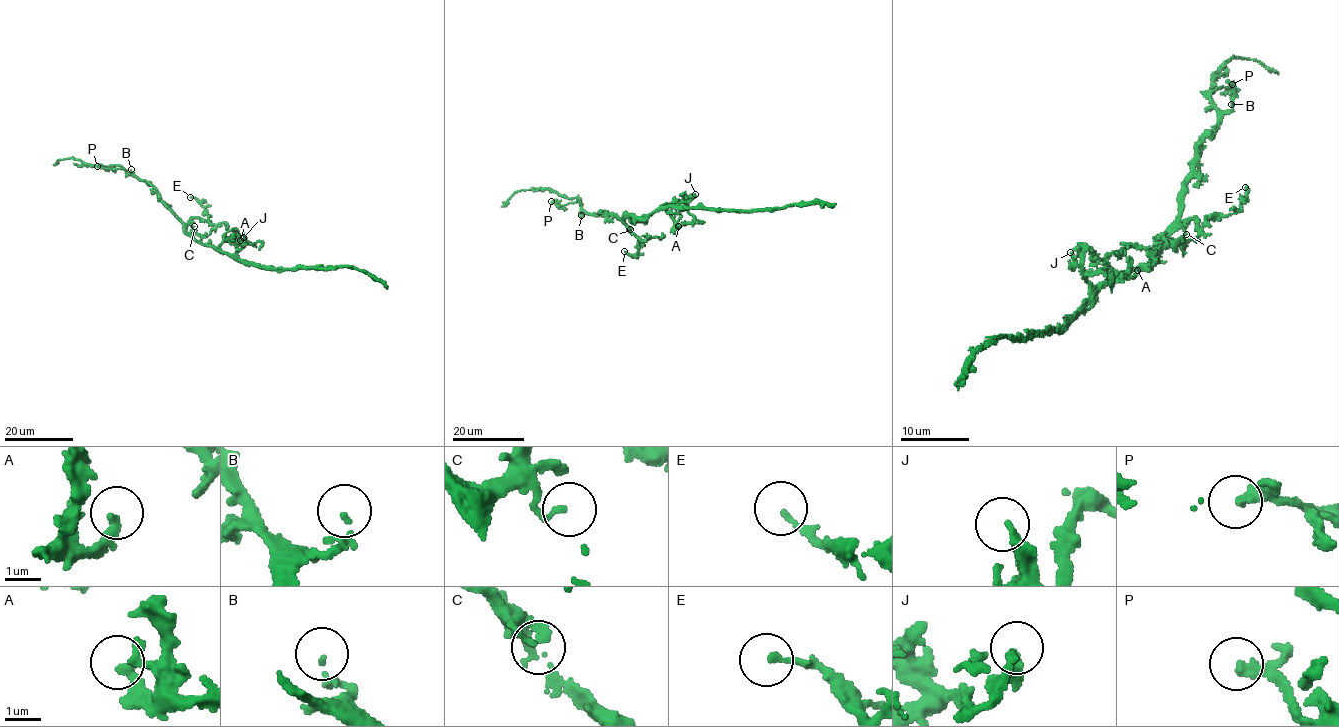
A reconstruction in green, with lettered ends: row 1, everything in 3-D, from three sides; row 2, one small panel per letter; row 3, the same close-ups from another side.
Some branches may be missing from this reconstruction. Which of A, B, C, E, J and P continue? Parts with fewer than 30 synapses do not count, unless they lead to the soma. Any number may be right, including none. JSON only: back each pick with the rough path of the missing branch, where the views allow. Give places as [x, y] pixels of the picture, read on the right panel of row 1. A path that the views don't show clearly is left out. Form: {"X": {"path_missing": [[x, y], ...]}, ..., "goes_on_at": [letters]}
{"goes_on_at": []}

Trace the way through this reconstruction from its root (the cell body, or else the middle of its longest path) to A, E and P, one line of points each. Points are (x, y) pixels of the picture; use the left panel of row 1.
A: (208, 244), (220, 251), (235, 254), (245, 244), (254, 244), (240, 240)
E: (208, 244), (196, 241), (186, 231), (194, 218), (206, 220), (208, 216), (204, 207), (190, 197)
P: (208, 244), (200, 243), (189, 236), (150, 183), (137, 179), (121, 166), (97, 166)

